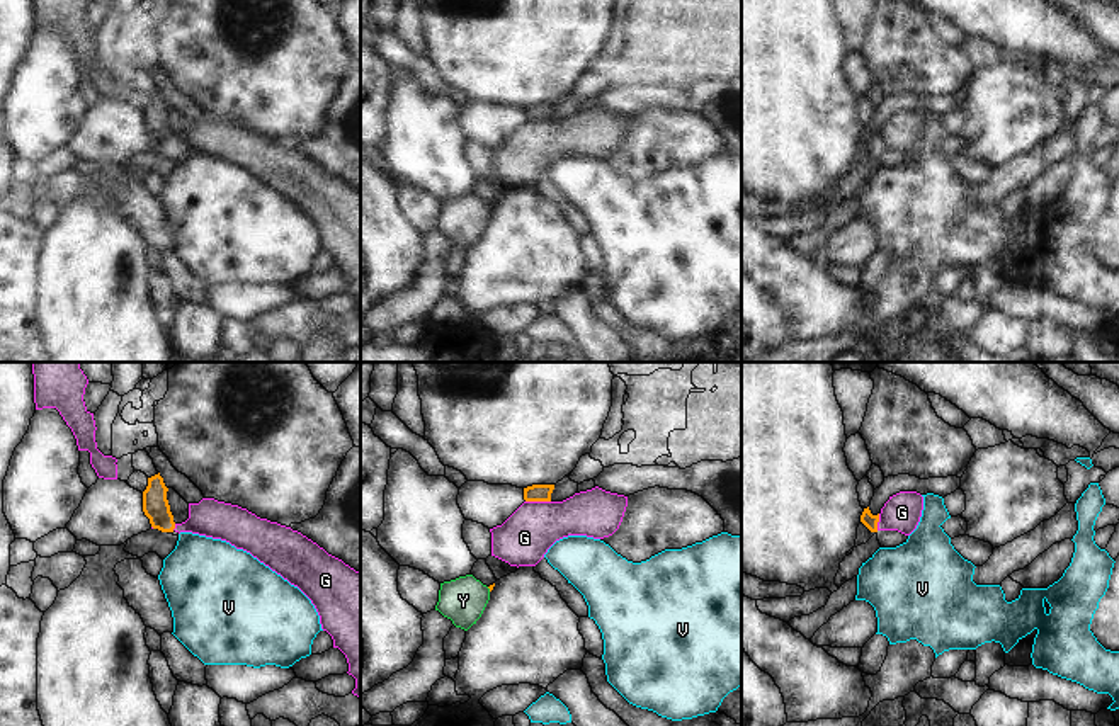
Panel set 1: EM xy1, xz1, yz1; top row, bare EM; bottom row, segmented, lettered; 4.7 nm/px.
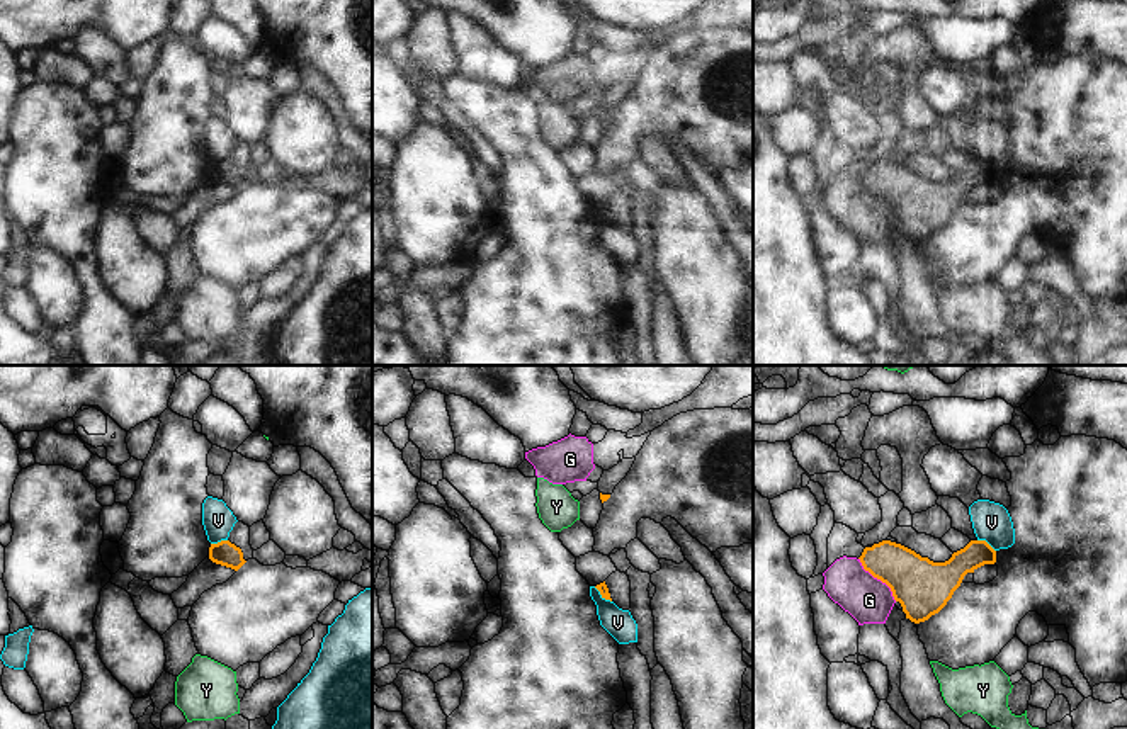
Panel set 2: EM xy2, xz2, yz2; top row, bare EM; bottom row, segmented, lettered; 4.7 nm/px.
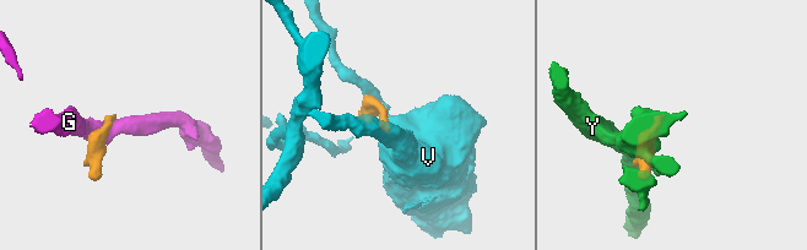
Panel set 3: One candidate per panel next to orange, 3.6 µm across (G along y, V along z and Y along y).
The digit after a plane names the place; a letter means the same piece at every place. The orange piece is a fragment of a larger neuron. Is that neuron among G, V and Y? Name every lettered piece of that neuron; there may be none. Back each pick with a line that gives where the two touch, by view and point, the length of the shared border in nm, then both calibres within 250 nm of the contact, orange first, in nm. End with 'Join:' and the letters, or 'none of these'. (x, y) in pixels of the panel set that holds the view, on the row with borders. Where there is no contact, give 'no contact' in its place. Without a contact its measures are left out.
Join: none of these

